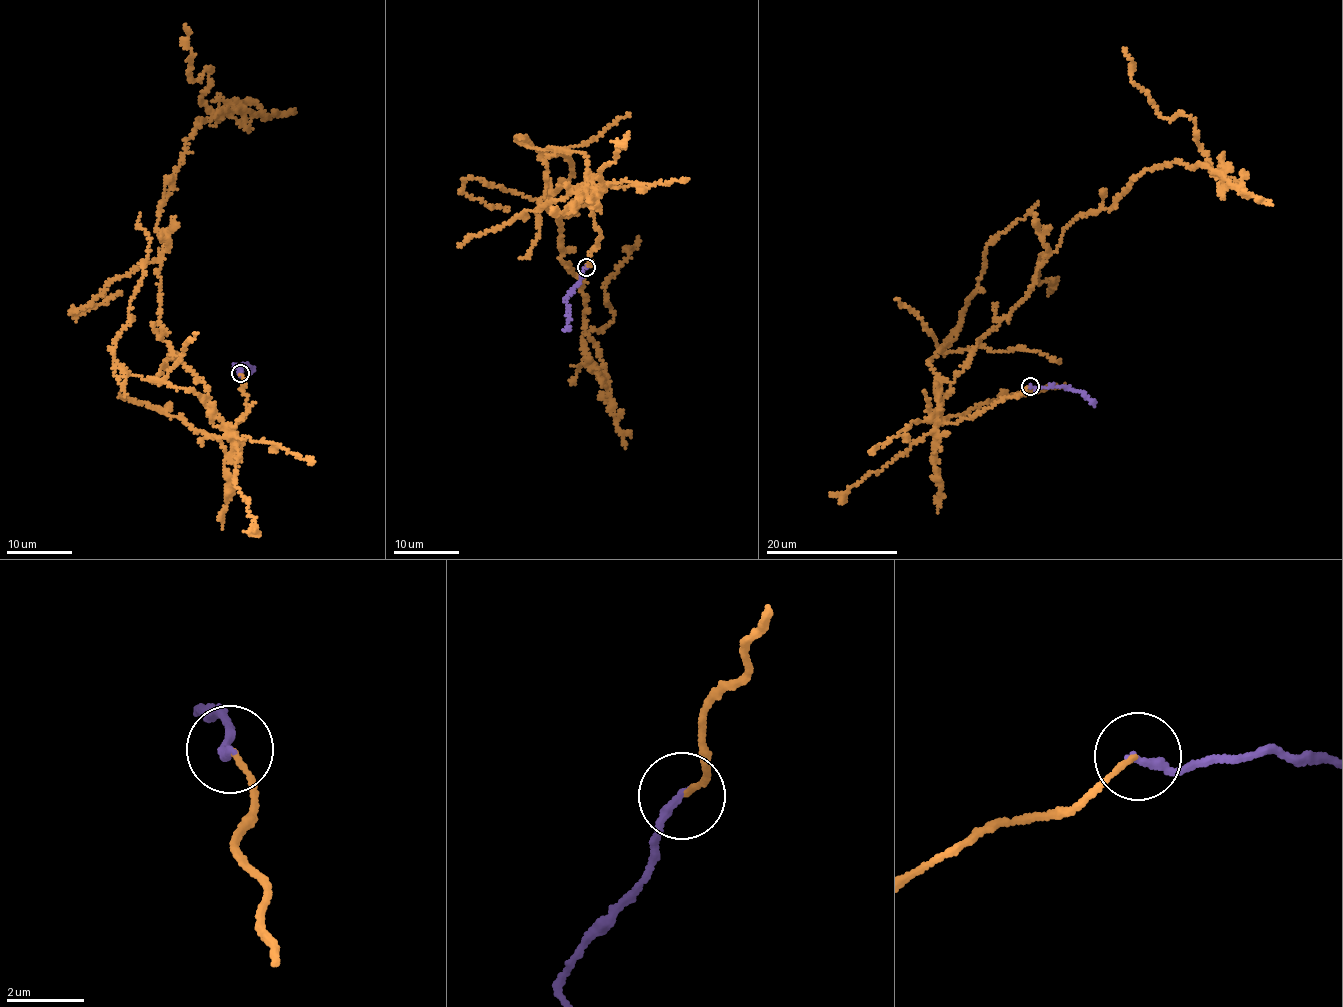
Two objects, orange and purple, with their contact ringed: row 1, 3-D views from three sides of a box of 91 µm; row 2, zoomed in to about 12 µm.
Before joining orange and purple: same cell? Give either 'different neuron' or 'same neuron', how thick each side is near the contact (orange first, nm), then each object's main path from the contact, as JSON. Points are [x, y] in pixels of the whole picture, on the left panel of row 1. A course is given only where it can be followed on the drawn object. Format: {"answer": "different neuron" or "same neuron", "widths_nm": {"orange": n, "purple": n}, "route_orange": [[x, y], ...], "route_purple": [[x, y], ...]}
{"answer": "different neuron", "widths_nm": {"orange": 130, "purple": 220}, "route_orange": [[240, 373], [231, 436], [161, 336], [158, 213], [197, 122], [240, 108], [202, 104], [184, 24]], "route_purple": [[240, 373], [241, 369], [235, 366], [245, 364], [250, 372]]}

